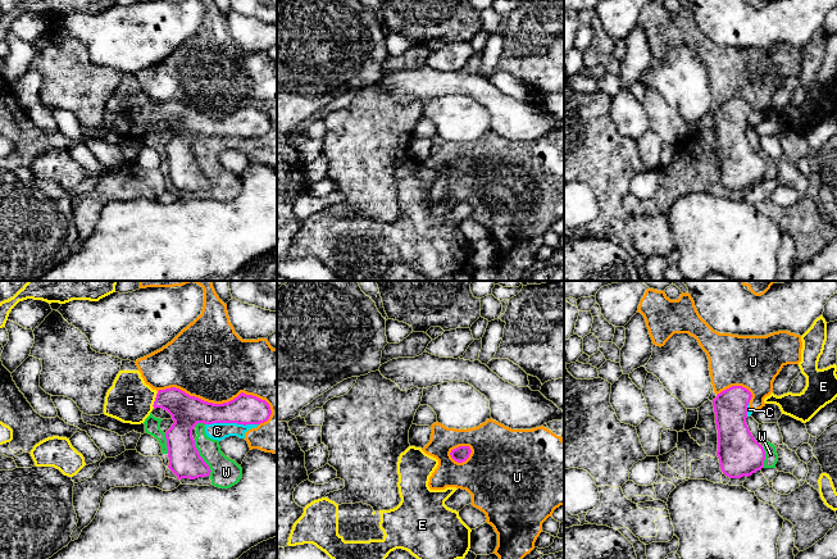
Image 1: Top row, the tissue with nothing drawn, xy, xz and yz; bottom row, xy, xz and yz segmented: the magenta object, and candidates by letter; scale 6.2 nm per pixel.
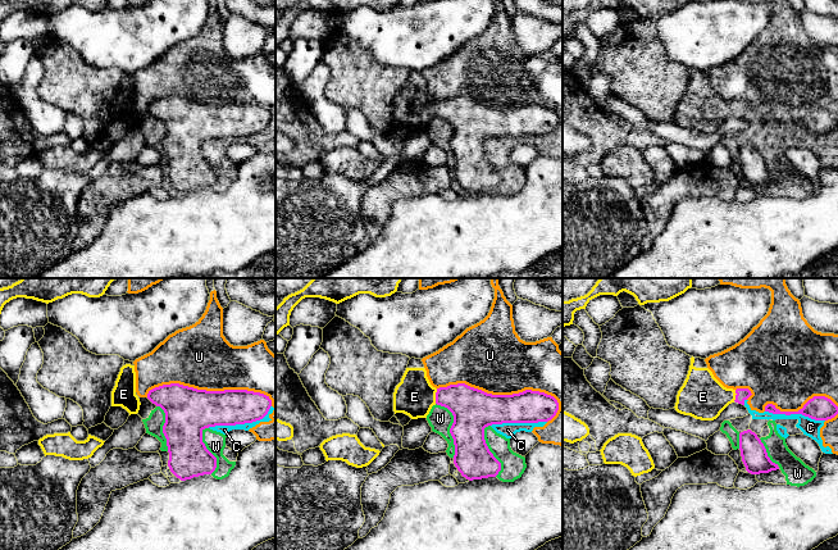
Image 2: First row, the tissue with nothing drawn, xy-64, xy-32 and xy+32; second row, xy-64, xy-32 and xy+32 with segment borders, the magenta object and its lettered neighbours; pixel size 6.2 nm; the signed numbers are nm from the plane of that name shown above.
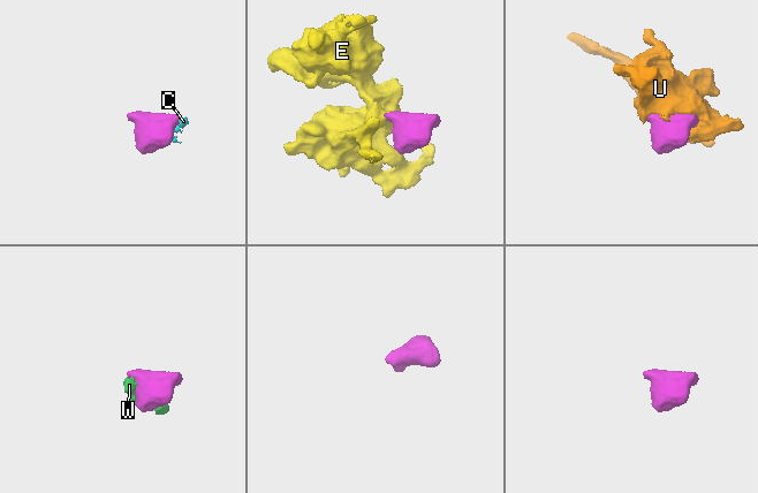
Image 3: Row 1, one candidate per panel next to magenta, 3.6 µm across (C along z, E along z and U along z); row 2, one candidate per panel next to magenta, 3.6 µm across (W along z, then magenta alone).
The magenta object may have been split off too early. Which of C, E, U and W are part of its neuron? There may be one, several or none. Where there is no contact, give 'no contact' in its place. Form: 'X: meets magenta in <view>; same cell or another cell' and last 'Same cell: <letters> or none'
C: meets magenta in xy; another cell
E: meets magenta in xy; same cell
U: meets magenta in xy; another cell
W: meets magenta in xy; another cell
Same cell: E

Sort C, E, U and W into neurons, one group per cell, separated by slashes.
C U W / E

